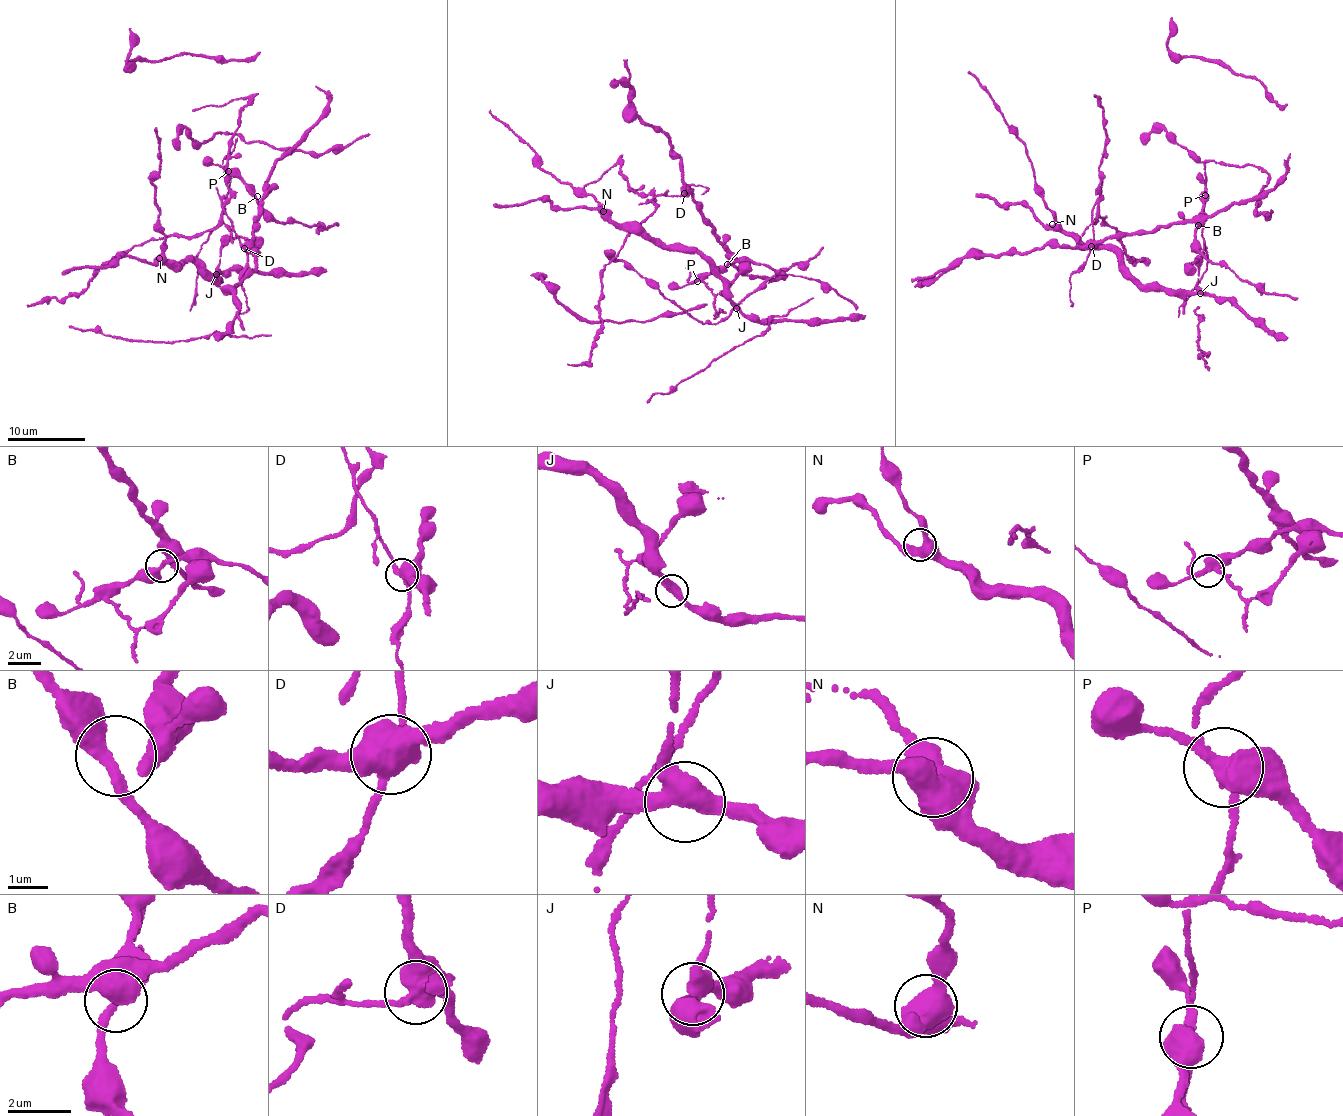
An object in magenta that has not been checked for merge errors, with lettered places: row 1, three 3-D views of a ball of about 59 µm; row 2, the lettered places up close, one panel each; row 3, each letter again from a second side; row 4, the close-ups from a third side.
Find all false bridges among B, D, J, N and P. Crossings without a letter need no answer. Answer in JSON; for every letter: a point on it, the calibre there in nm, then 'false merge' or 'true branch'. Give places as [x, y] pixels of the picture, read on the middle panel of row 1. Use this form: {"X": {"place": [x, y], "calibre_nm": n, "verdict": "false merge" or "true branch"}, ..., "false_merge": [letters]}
{"B": {"place": [727, 264], "calibre_nm": 320, "verdict": "true branch"}, "D": {"place": [684, 193], "calibre_nm": 480, "verdict": "false merge"}, "J": {"place": [736, 308], "calibre_nm": 400, "verdict": "true branch"}, "N": {"place": [603, 211], "calibre_nm": 480, "verdict": "true branch"}, "P": {"place": [697, 281], "calibre_nm": 420, "verdict": "false merge"}, "false_merge": ["D", "P"]}

